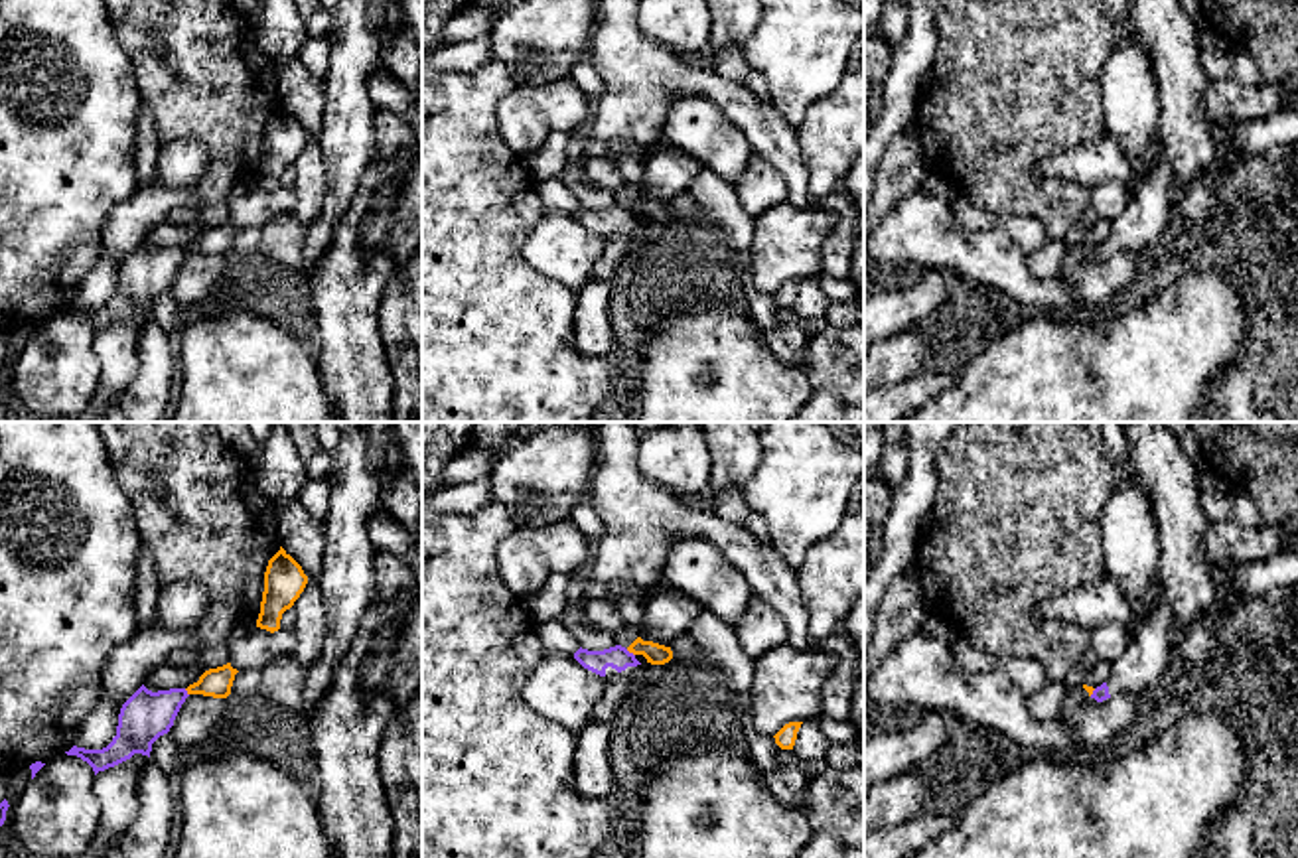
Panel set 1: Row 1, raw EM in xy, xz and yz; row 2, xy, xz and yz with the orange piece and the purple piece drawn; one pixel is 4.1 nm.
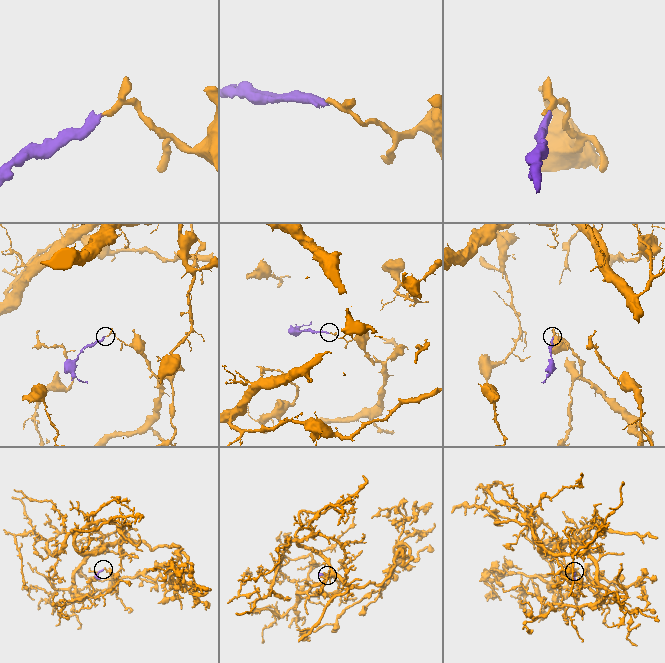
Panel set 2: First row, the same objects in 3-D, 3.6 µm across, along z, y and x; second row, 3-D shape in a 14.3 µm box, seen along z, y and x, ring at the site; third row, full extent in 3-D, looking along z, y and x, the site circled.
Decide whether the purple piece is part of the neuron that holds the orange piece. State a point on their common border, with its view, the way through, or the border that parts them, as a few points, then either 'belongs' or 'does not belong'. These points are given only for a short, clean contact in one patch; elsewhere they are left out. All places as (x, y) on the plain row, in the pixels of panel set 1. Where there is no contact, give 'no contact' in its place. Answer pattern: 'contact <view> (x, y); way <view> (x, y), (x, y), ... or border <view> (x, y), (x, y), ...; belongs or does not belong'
contact xz (630, 210); border xz (626, 208), (634, 214); does not belong

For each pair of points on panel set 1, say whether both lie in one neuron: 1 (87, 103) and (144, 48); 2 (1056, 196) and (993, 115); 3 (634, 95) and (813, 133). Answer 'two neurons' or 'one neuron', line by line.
1: two neurons
2: one neuron
3: two neurons

